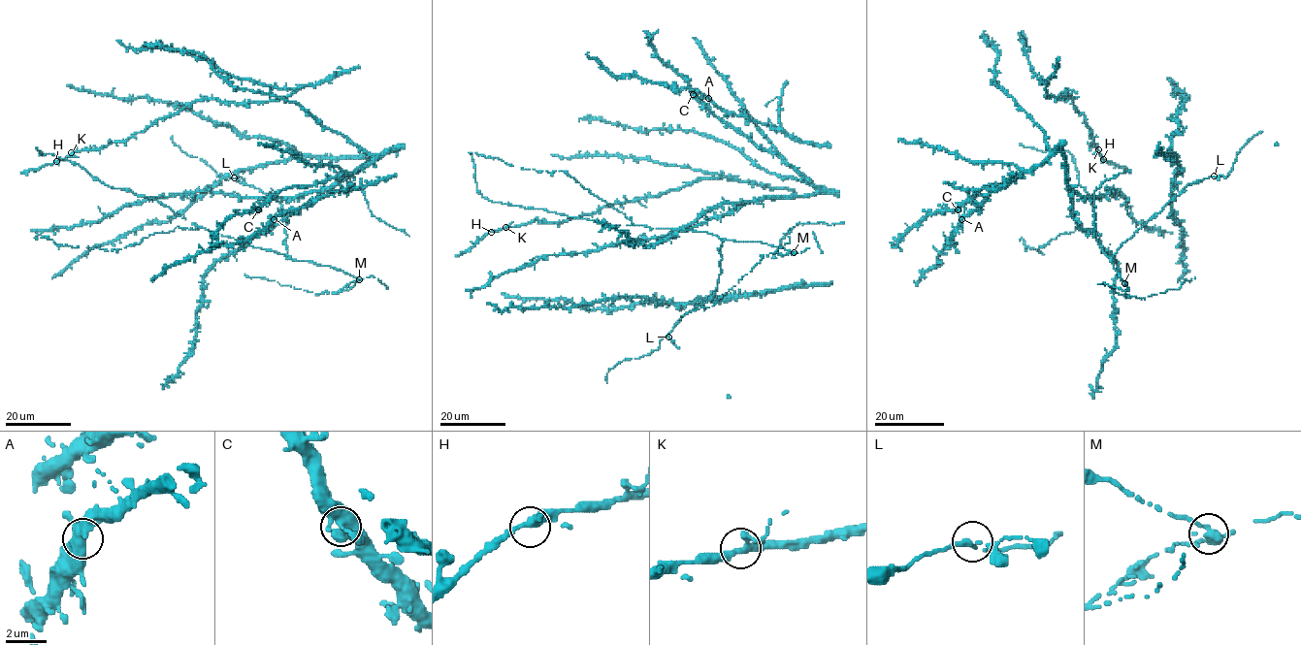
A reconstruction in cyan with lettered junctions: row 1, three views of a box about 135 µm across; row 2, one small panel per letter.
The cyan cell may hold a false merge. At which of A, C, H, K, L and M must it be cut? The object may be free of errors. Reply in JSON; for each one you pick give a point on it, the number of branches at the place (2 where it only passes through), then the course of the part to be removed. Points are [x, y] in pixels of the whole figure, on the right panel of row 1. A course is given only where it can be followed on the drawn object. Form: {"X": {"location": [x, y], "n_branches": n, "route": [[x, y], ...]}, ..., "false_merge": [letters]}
{"M": {"location": [1124, 283], "n_branches": 3, "route": [[1124, 282], [1126, 284], [1125, 296], [1145, 298], [1180, 289], [1184, 281], [1194, 277]]}, "false_merge": ["M"]}

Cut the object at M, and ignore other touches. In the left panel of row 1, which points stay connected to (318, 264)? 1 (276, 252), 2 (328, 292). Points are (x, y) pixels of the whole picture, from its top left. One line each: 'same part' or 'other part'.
1: same part
2: other part

